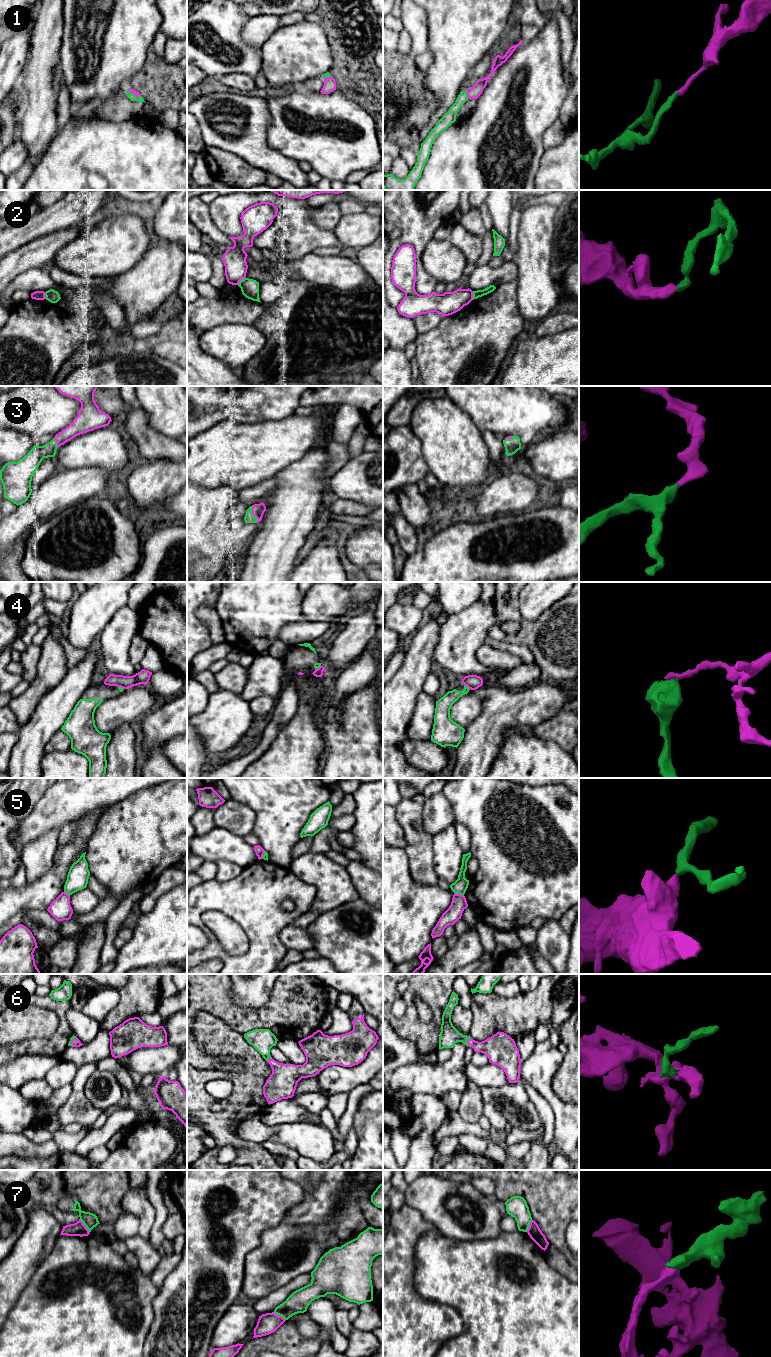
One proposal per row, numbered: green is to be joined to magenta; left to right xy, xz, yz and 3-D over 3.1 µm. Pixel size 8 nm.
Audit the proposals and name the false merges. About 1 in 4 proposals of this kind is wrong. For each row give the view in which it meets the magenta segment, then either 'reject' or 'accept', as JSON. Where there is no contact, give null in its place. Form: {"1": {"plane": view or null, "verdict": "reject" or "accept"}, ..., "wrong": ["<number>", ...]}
{"1": {"plane": "yz", "verdict": "accept"}, "2": {"plane": "yz", "verdict": "reject"}, "3": {"plane": "xz", "verdict": "accept"}, "4": {"plane": "yz", "verdict": "reject"}, "5": {"plane": "yz", "verdict": "reject"}, "6": {"plane": "yz", "verdict": "accept"}, "7": {"plane": "xy", "verdict": "reject"}, "wrong": ["2", "4", "5", "7"]}

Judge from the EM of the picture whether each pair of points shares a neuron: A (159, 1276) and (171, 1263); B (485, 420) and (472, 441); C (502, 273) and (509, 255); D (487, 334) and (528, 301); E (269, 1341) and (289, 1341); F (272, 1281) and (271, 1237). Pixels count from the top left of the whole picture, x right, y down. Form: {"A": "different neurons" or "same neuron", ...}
{"A": "same neuron", "B": "different neurons", "C": "different neurons", "D": "different neurons", "E": "same neuron", "F": "same neuron"}

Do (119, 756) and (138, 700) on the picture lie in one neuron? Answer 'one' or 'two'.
two

